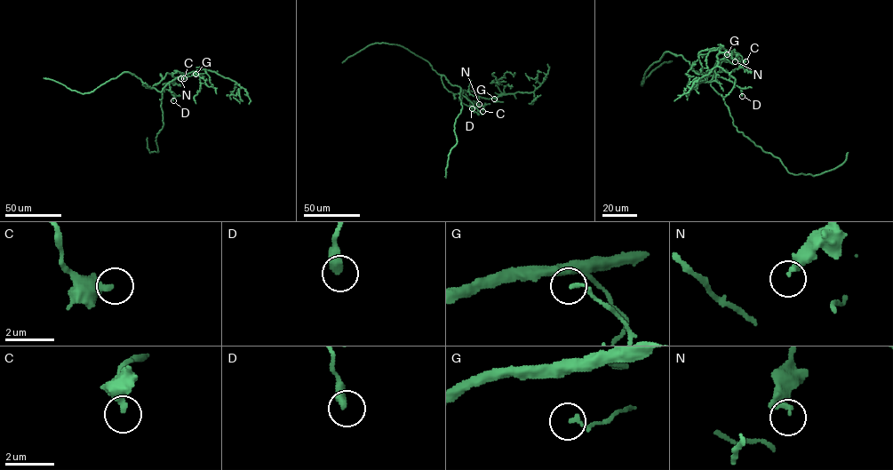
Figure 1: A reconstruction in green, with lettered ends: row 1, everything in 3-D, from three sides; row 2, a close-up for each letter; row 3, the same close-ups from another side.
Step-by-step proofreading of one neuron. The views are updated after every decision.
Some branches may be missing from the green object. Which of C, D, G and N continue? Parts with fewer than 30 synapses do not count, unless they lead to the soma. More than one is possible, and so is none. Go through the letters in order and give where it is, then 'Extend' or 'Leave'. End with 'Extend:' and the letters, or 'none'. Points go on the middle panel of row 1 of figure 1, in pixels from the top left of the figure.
C: Place: (482, 111). Leave
D: Place: (472, 108). Leave
G: Place: (494, 99). Leave
N: Place: (479, 104). Leave
Extend: none

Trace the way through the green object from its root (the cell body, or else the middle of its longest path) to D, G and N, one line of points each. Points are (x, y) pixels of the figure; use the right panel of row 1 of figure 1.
D: (705, 76), (708, 82), (717, 76), (731, 81), (740, 88), (742, 96)
G: (705, 76), (708, 82), (717, 61), (725, 56), (726, 51), (731, 51), (731, 54), (727, 54)
N: (705, 76), (690, 67), (716, 77), (721, 64), (719, 53), (730, 56), (733, 51), (738, 56), (735, 61)

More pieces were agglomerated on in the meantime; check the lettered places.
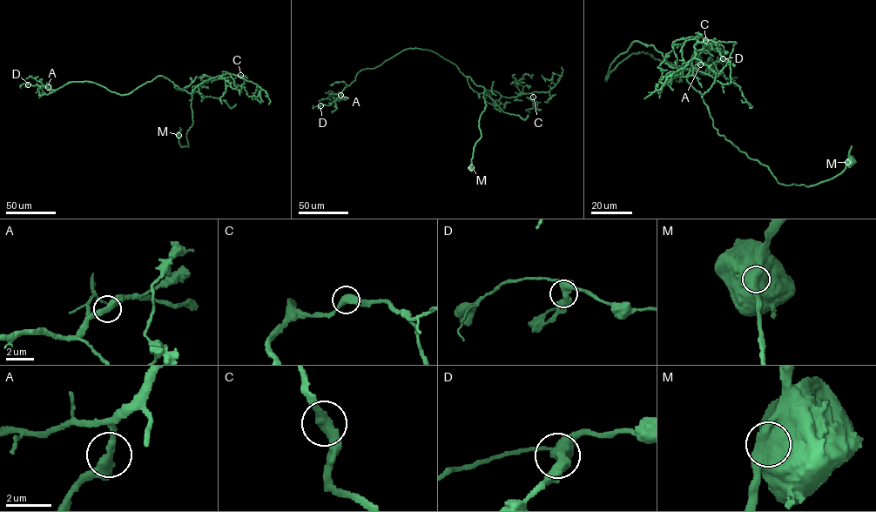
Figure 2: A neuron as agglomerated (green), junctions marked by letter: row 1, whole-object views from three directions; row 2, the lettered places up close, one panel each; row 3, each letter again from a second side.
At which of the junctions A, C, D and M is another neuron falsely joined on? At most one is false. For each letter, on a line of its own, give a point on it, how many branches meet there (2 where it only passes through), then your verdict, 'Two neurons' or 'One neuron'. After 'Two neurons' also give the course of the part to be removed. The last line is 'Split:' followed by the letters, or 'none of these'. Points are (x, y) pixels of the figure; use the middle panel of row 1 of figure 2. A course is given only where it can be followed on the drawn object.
A: Place: (340, 95). Branches: 2. One neuron
C: Place: (533, 97). Branches: 2. One neuron
D: Place: (320, 105). Branches: 3. One neuron
M: Place: (471, 167). Branches: 1. One neuron
Split: none of these

